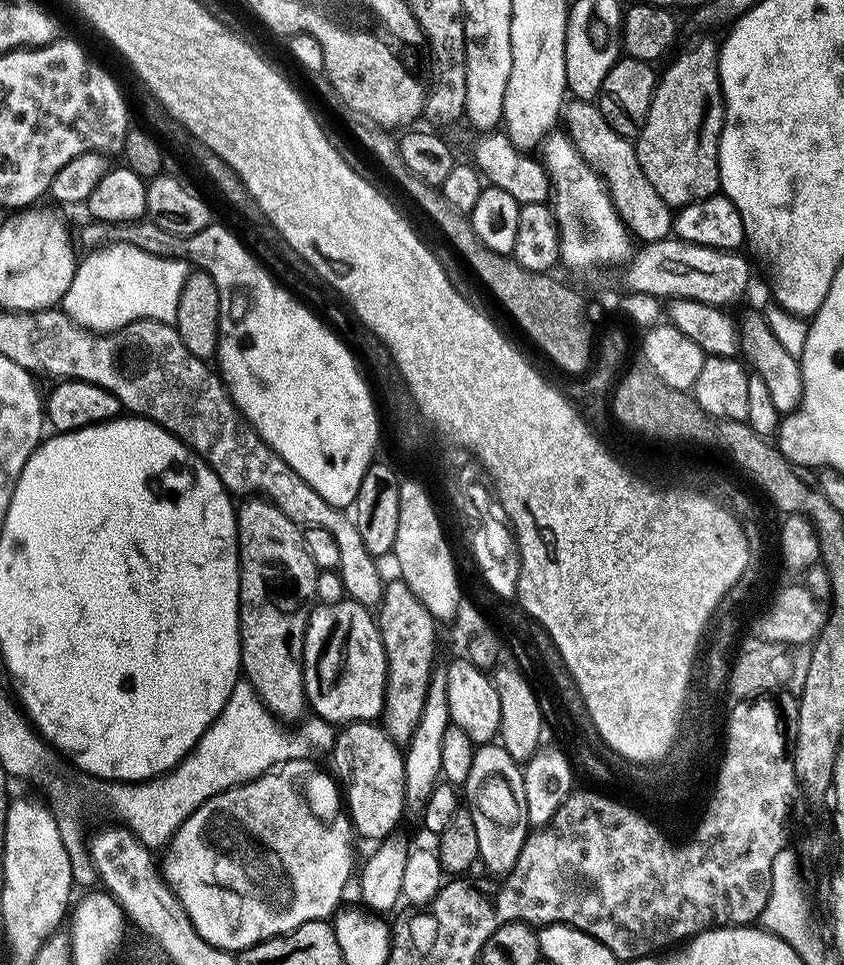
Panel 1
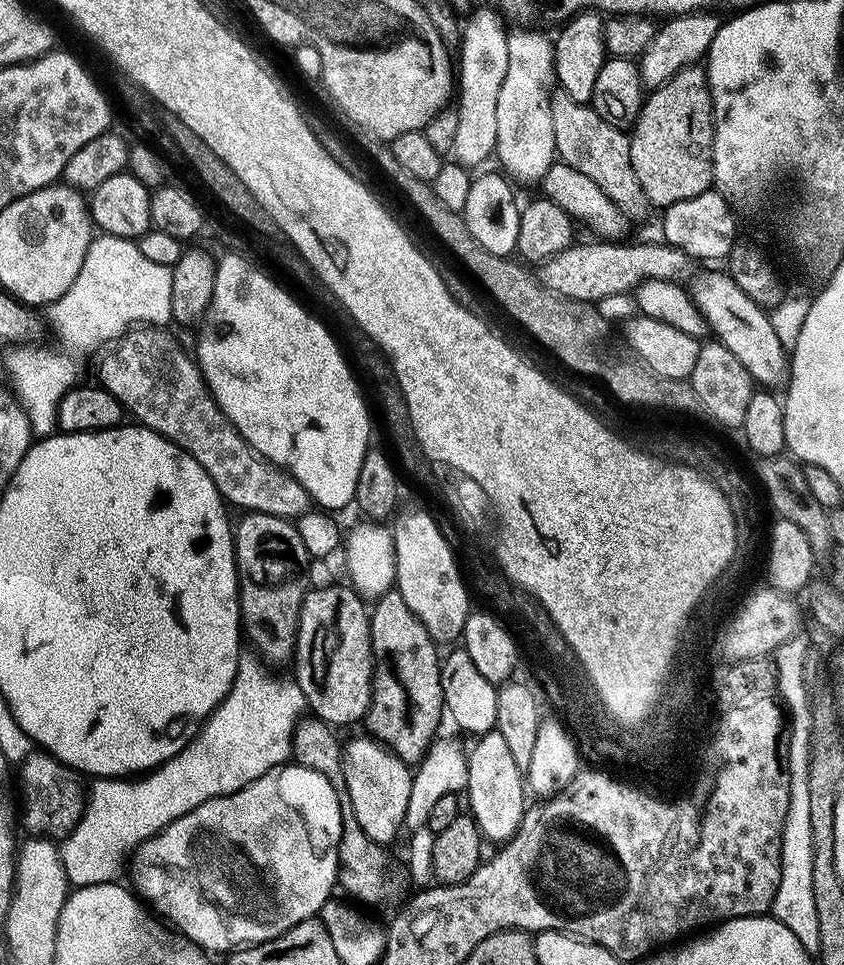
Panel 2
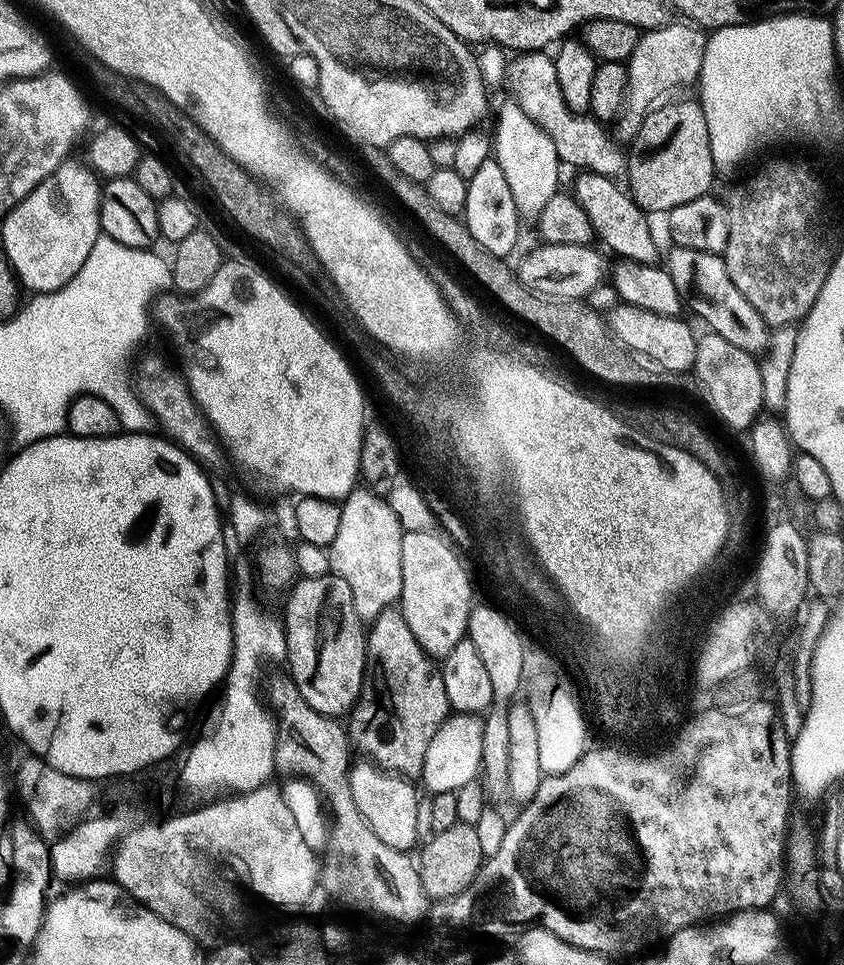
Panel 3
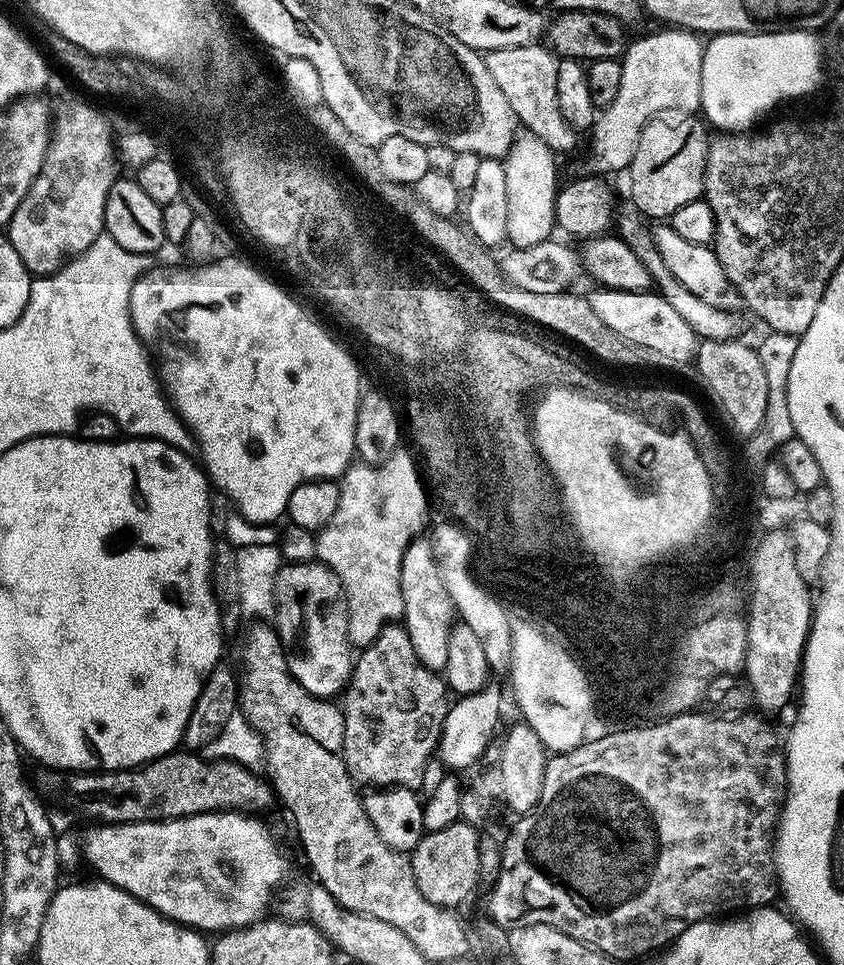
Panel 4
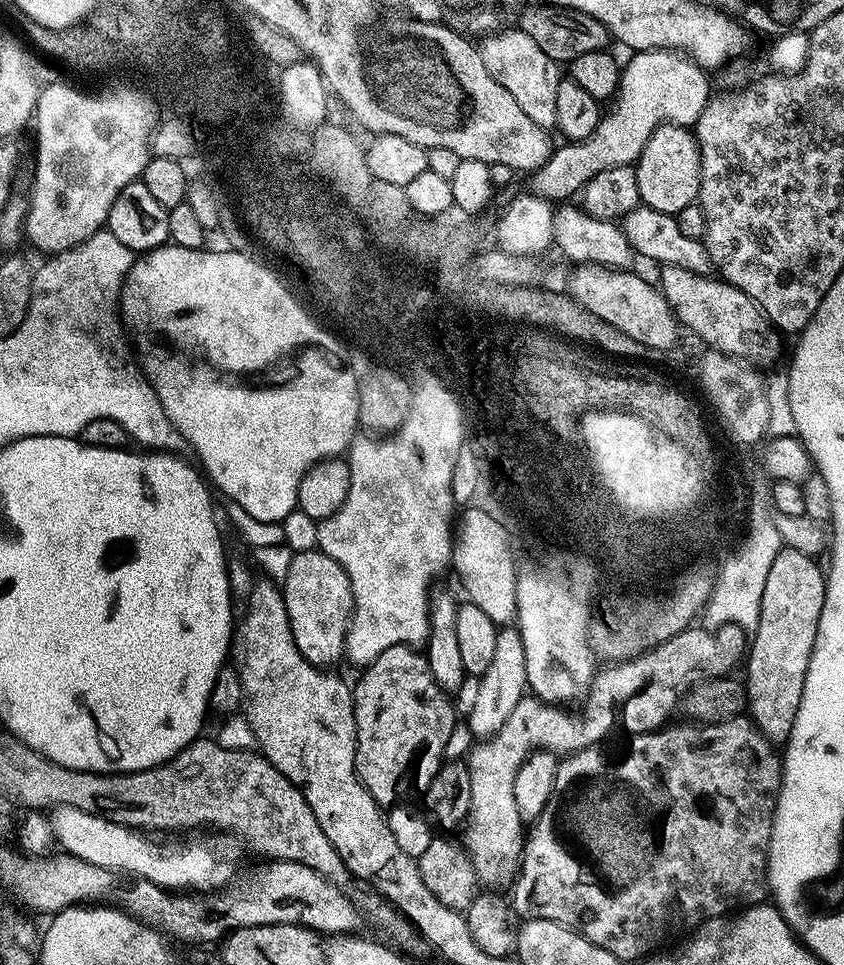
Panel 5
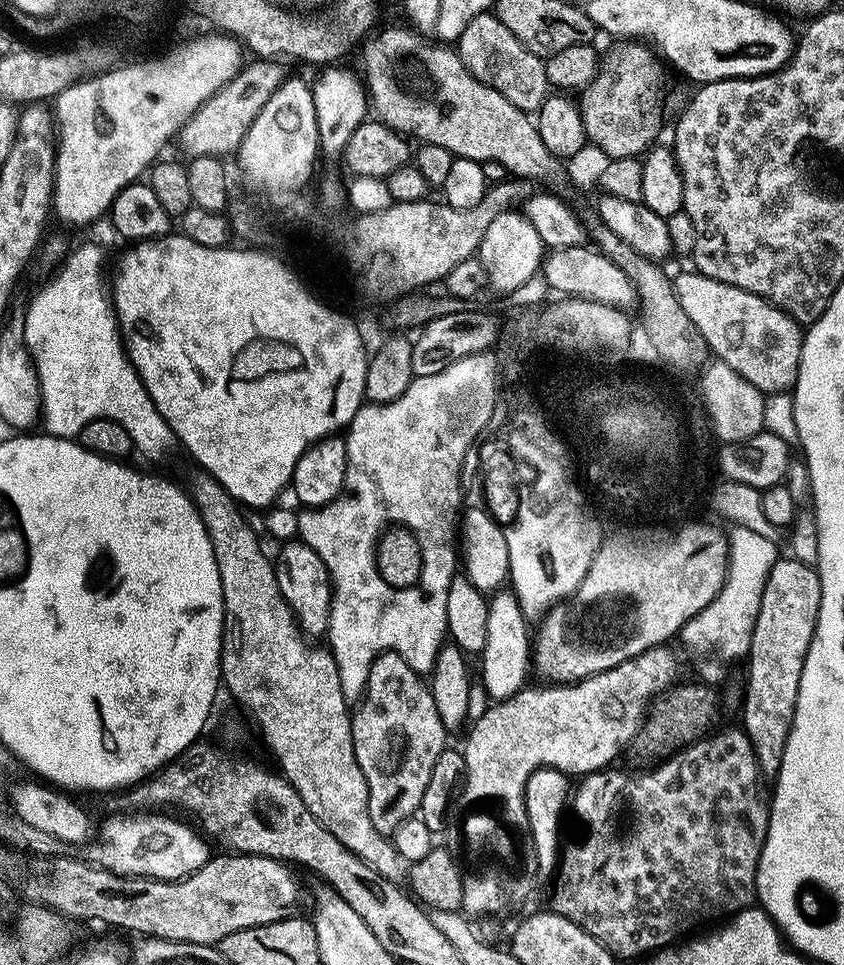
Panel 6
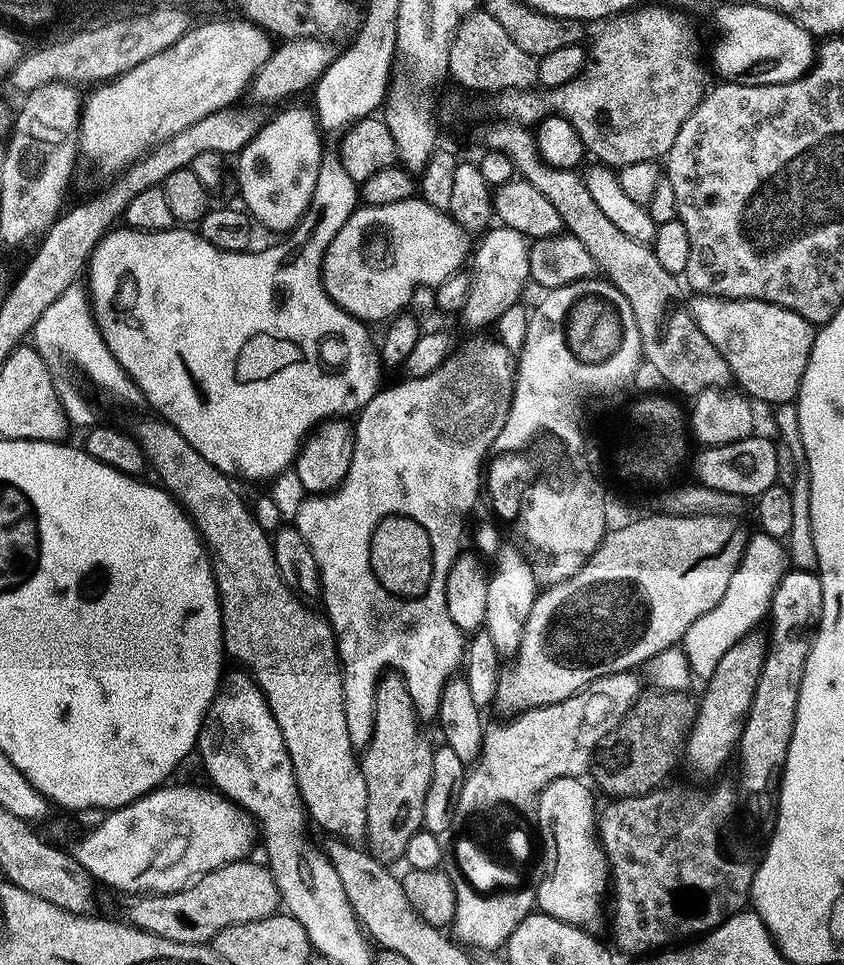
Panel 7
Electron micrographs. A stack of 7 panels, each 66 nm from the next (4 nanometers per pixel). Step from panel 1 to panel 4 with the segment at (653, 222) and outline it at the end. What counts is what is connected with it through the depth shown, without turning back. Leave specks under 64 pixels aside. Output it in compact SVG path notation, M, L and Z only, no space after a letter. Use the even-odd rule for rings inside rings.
M539 43L527 44L526 46L514 46L510 49L494 50L484 56L484 64L490 70L490 78L498 82L502 94L506 94L506 102L516 111L517 121L525 129L549 145L556 154L568 152L576 144L577 129L568 127L568 123L562 118L562 112L558 110L558 60L547 47L540 48Z

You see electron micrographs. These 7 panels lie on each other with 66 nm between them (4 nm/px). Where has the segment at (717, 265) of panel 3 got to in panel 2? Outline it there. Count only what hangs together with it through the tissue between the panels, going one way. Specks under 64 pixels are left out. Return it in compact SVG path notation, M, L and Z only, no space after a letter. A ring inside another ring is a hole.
M716 274L712 282L700 282L691 288L690 295L707 321L709 331L745 366L755 383L764 388L778 388L787 383L790 375L788 352L772 327L769 313L734 284L731 277Z

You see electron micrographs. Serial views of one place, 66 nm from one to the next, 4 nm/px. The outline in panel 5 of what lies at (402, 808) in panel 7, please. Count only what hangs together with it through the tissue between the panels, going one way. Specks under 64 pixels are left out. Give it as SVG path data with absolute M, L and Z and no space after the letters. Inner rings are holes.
M405 644L392 645L386 650L382 650L372 664L368 665L360 672L360 681L354 684L352 693L352 705L354 706L354 718L356 719L356 776L368 787L368 793L374 797L377 804L381 806L396 806L401 803L403 796L408 796L412 791L423 790L430 786L434 774L440 769L444 747L448 744L448 739L452 736L452 731L456 728L456 712L452 709L449 693L440 687L440 683L432 677L432 671L428 668L427 655L421 654L415 647L408 647Z

